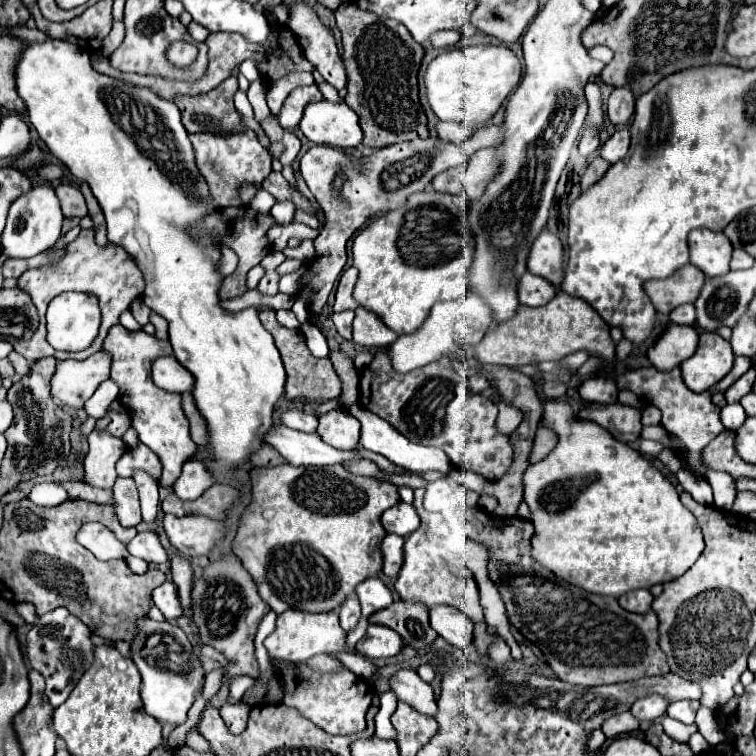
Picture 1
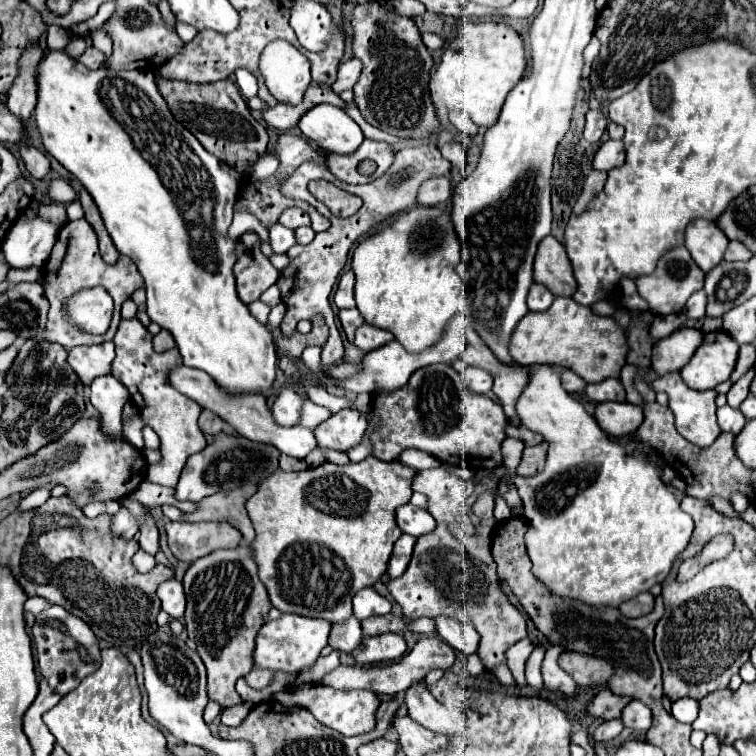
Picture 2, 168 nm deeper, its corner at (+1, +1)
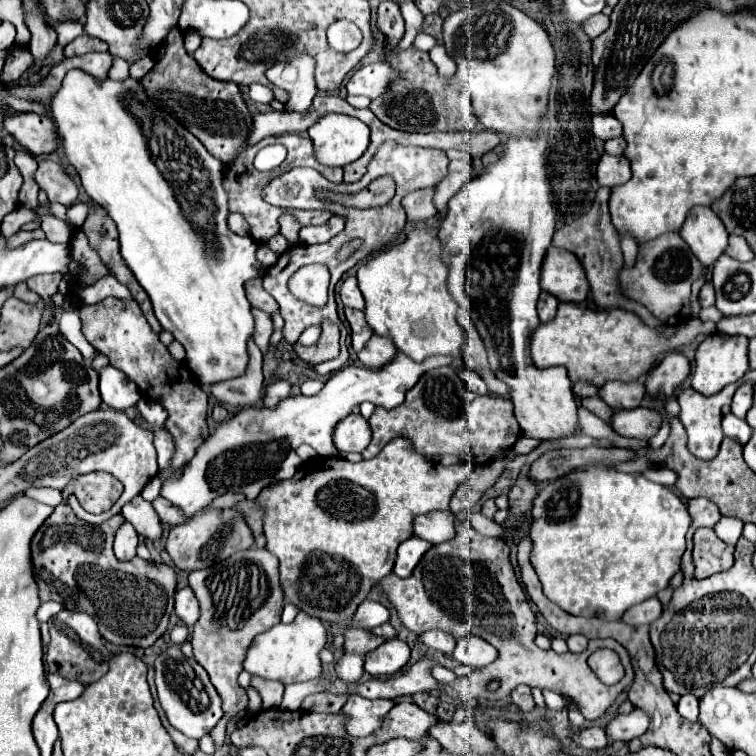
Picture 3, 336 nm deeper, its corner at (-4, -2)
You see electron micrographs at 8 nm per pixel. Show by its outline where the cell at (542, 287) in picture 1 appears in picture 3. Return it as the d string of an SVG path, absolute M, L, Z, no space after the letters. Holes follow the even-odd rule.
M542 291L540 293L540 299L538 299L538 315L540 315L540 321L546 323L546 321L554 319L556 309L558 309L558 299L554 295Z

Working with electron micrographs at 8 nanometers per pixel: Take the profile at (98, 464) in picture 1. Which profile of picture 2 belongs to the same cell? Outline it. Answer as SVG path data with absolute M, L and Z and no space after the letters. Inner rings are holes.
M111 374L95 378L89 386L91 390L91 404L99 412L101 432L113 440L121 440L121 412L123 406L129 402L127 388L119 384Z

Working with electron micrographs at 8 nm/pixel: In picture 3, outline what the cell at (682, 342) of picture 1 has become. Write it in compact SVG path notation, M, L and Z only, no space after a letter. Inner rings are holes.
M668 353L646 375L646 393L650 397L672 397L676 387L690 375L690 361L682 353Z

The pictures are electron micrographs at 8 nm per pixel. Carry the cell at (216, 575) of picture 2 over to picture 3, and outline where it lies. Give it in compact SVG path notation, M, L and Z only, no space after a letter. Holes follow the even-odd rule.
M258 547L238 551L224 563L218 563L214 567L192 571L188 579L202 609L202 615L190 635L194 659L208 671L212 685L222 697L224 716L210 732L215 750L219 750L224 744L226 723L230 717L238 715L242 709L248 707L246 691L236 681L242 671L246 647L252 643L256 635L280 623L284 607L284 591L280 585L278 559L268 549L258 549Z

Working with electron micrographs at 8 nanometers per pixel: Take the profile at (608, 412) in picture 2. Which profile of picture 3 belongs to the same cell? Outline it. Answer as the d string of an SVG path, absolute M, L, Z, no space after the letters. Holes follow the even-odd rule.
M638 407L638 409L630 409L630 411L626 411L626 409L614 411L610 425L622 437L650 439L658 433L660 423L662 423L662 417L656 409Z

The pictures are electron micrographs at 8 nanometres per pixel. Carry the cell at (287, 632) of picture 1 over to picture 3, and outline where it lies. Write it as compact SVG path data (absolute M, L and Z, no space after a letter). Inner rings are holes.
M298 611L294 623L274 625L270 631L264 631L254 637L244 659L244 669L250 675L258 675L262 679L274 679L284 685L312 681L322 673L322 663L320 663L318 653L326 645L326 635L328 633L324 625L320 623L320 619L304 611Z

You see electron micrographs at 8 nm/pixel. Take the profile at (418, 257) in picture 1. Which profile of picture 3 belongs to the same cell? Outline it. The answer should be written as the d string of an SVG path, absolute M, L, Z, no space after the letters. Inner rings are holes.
M426 227L414 229L404 243L396 243L376 253L358 269L358 287L366 301L366 323L376 333L358 353L358 359L366 369L388 365L396 357L396 349L418 363L432 355L460 353L464 331L456 323L458 307L448 295L446 271L448 267L440 263L440 241Z

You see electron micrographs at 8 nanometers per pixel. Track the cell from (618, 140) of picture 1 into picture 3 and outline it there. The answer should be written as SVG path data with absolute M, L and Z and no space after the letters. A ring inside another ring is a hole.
M604 155L598 163L596 179L602 187L618 187L630 179L630 163L626 157L610 157Z

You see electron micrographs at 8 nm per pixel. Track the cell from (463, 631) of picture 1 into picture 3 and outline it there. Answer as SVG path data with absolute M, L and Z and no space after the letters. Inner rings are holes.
M472 635L472 637L464 637L456 643L452 657L458 663L476 669L476 667L484 667L484 665L492 663L498 657L498 651L490 643L486 643L484 639Z

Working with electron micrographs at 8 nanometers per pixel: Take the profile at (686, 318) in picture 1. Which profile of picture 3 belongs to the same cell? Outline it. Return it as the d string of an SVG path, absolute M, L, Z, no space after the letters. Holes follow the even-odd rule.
M710 281L704 283L704 287L700 289L700 293L698 293L698 301L700 301L702 307L710 307L710 305L714 305L714 287L712 287Z

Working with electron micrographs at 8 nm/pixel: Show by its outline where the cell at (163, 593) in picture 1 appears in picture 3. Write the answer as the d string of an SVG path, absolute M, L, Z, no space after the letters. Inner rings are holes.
M184 587L184 589L176 591L176 615L188 627L192 627L198 621L200 605L198 605L198 599L196 599L196 595L194 595L194 591L190 587Z

